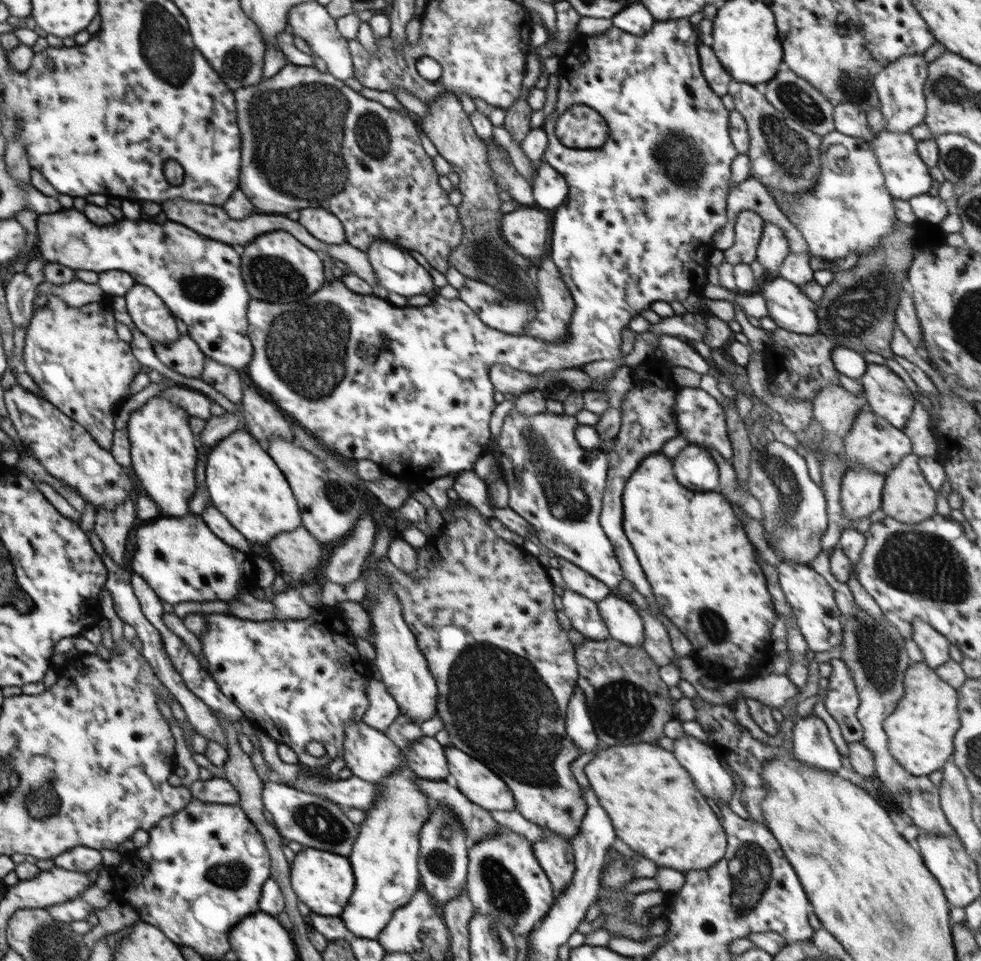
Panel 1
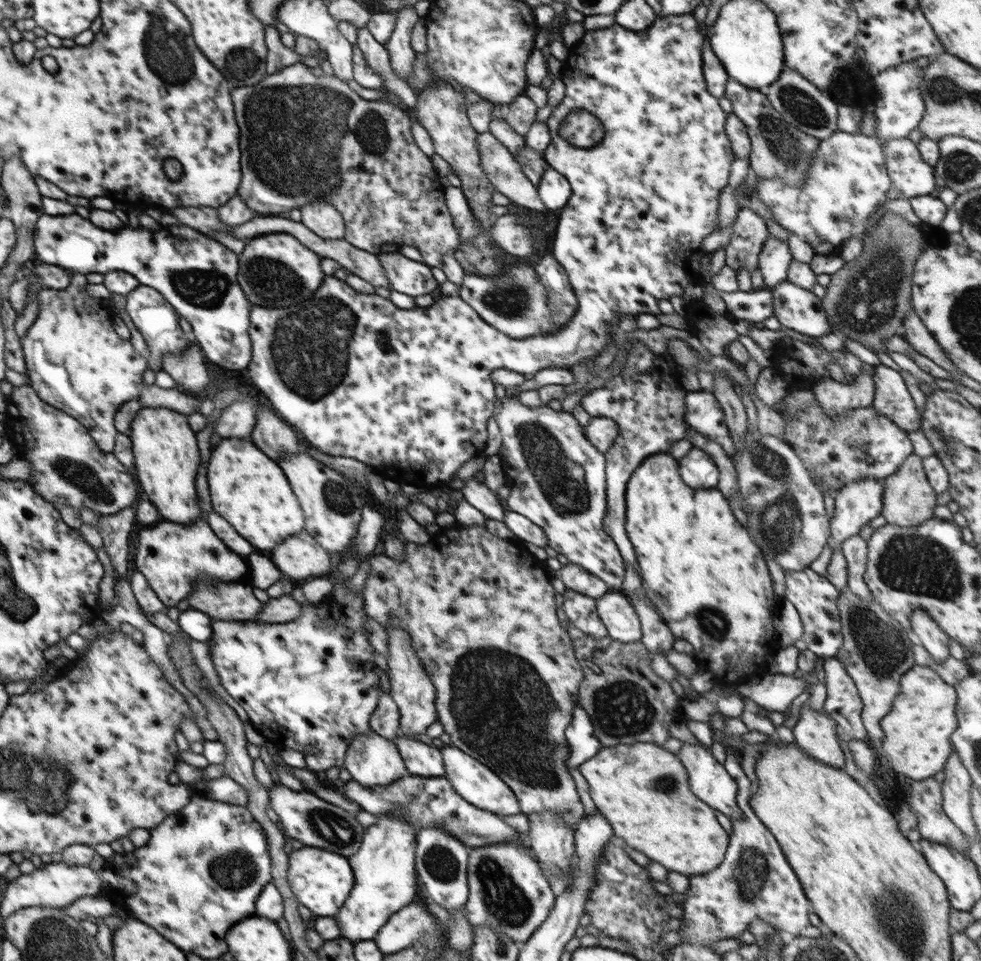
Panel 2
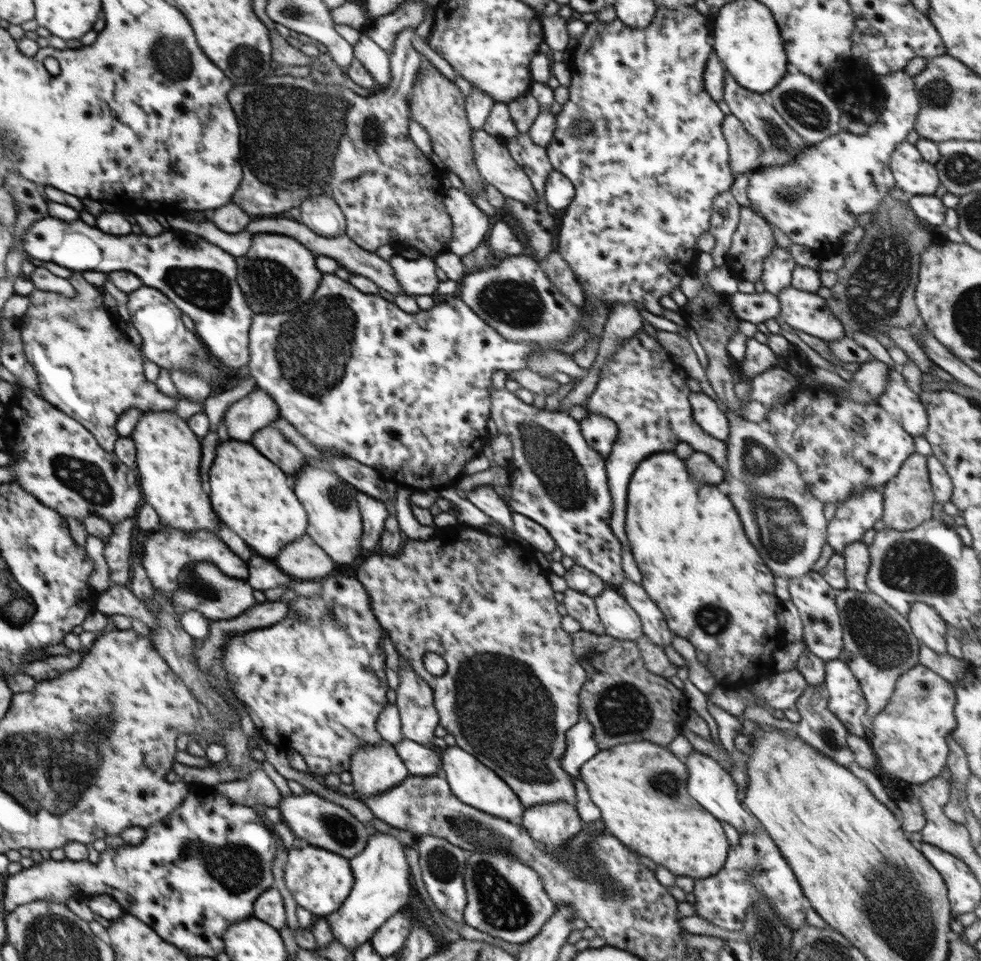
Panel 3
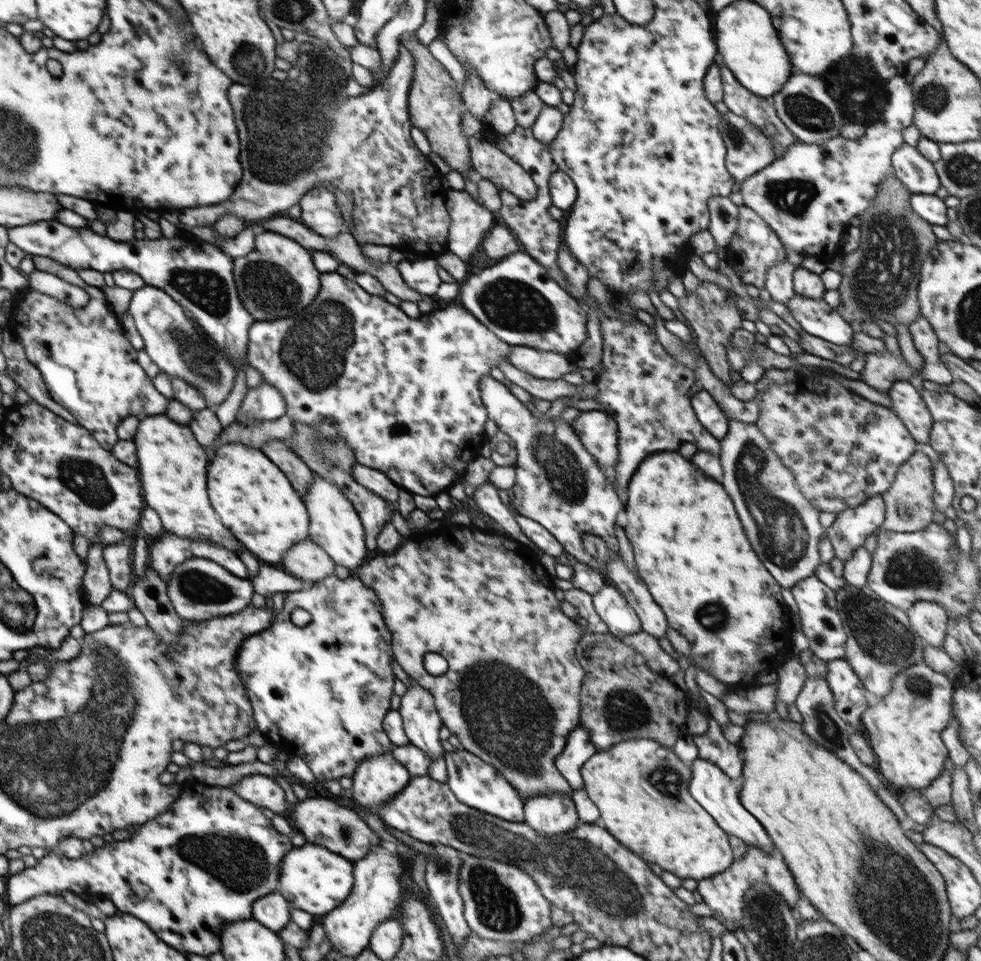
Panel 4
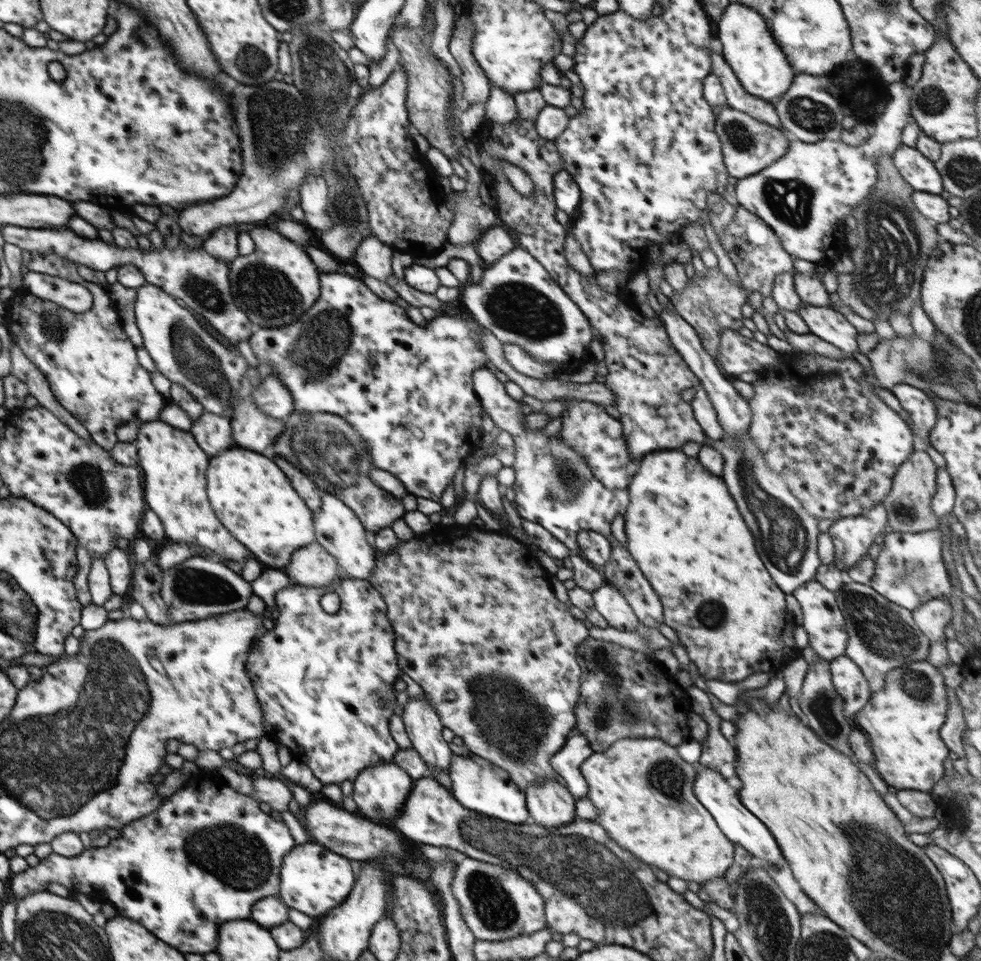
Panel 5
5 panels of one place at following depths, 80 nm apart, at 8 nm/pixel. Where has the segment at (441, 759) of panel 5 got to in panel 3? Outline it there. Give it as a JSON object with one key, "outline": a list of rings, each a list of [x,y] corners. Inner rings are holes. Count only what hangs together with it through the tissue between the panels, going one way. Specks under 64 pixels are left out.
{"outline":[[[400,659],[400,687],[396,690],[396,703],[401,716],[401,727],[405,738],[435,748],[432,738],[439,725],[433,690],[420,678],[414,669]]]}

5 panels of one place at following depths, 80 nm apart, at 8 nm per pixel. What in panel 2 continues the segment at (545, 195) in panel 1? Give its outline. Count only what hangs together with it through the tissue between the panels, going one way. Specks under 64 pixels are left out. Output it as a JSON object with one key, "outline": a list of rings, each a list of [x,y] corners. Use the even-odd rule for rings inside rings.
{"outline":[[[549,166],[542,175],[537,193],[548,210],[558,210],[567,205],[572,189],[566,177]]]}

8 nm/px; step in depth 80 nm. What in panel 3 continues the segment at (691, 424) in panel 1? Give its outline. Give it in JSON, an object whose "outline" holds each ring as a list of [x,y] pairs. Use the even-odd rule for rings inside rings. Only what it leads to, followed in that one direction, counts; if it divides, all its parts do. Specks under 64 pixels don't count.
{"outline":[[[692,391],[689,396],[692,408],[692,418],[704,432],[721,440],[723,443],[729,438],[729,423],[726,414],[718,408],[718,404],[703,391]]]}

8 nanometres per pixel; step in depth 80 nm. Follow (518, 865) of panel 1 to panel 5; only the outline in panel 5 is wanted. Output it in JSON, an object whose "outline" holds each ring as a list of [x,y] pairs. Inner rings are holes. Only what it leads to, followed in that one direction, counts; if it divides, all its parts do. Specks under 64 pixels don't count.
{"outline":[[[462,856],[456,863],[452,877],[452,895],[460,905],[460,912],[466,926],[478,940],[501,941],[518,935],[529,935],[547,927],[546,902],[525,877],[514,871],[486,862]]]}

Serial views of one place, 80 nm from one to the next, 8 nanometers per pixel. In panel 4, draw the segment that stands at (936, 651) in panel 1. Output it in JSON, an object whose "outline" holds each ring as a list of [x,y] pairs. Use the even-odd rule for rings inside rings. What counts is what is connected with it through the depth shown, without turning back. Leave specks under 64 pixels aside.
{"outline":[[[918,601],[907,610],[910,625],[925,644],[942,647],[950,619],[947,610],[938,603]]]}

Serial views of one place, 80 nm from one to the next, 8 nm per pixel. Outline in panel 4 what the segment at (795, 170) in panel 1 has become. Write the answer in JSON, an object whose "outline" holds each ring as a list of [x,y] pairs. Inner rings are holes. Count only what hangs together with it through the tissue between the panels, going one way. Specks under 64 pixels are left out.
{"outline":[[[716,58],[721,72],[723,84],[723,102],[738,116],[743,116],[747,121],[762,129],[762,132],[774,144],[775,160],[779,159],[792,144],[798,139],[777,115],[772,97],[756,96],[744,88],[733,72]]]}

